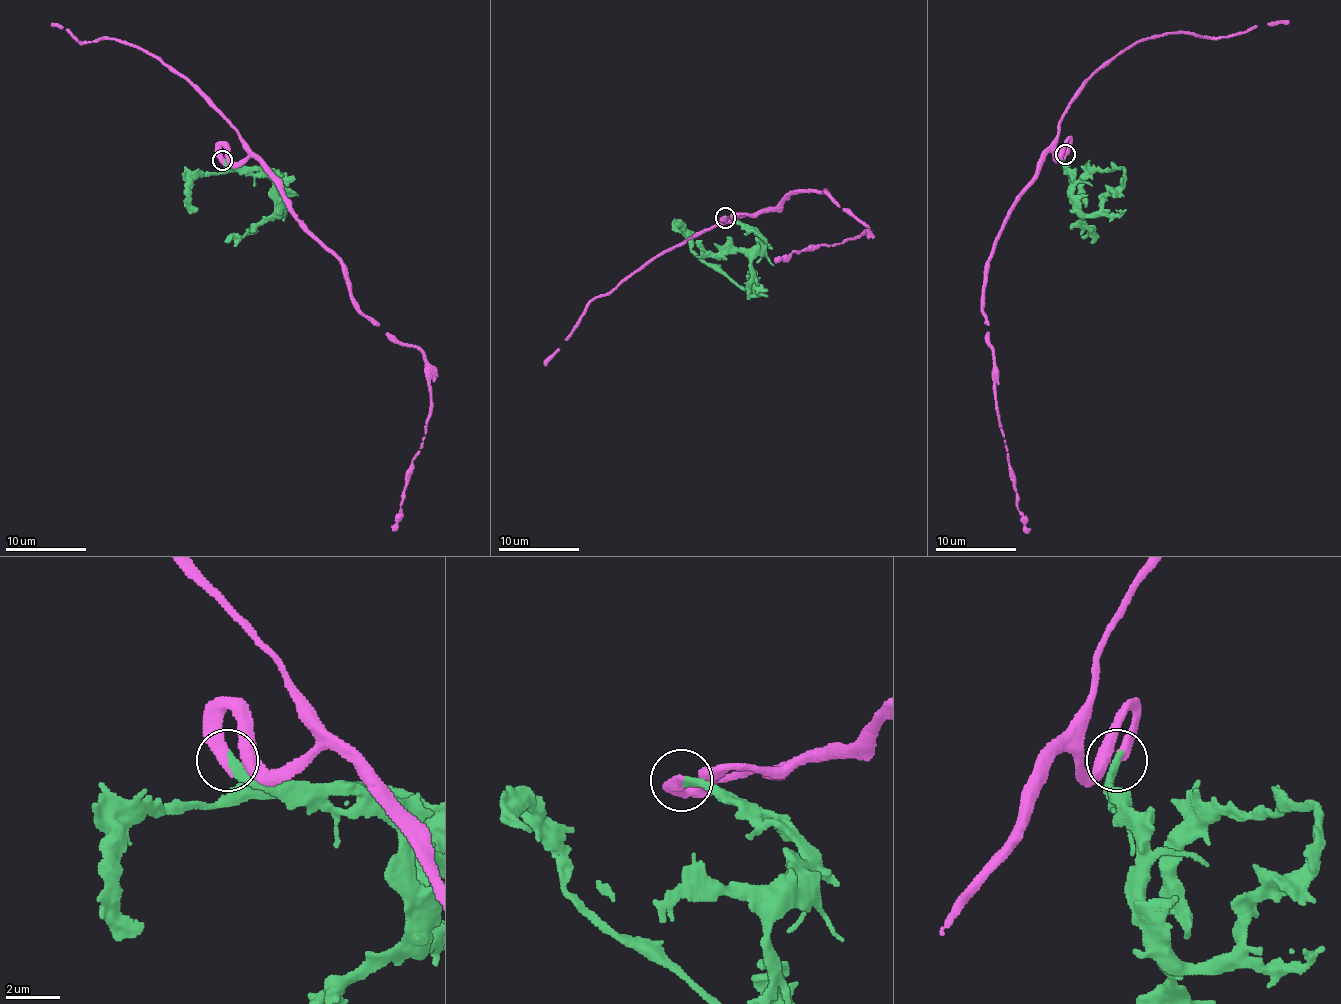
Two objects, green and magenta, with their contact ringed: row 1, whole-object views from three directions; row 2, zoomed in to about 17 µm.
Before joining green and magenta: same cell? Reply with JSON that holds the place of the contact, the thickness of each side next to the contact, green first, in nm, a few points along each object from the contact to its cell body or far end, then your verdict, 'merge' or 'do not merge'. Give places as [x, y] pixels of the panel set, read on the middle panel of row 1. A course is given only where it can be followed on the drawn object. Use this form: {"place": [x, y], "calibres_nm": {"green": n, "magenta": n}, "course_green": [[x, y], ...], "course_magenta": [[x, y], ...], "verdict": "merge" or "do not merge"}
{"place": [725, 218], "calibres_nm": {"green": 340, "magenta": 440}, "course_green": [[725, 217], [752, 226], [762, 243], [756, 244], [750, 293], [692, 250], [682, 226], [672, 229]], "course_magenta": [[725, 217], [728, 222], [775, 209], [790, 193], [823, 191], [867, 228], [836, 245], [774, 261]], "verdict": "merge"}

